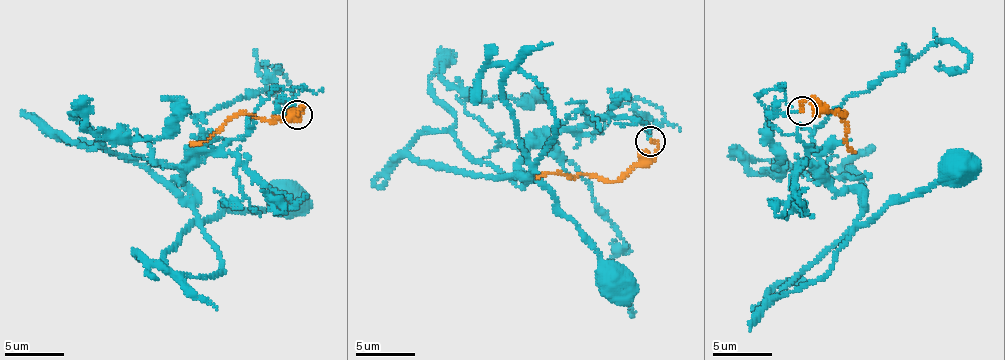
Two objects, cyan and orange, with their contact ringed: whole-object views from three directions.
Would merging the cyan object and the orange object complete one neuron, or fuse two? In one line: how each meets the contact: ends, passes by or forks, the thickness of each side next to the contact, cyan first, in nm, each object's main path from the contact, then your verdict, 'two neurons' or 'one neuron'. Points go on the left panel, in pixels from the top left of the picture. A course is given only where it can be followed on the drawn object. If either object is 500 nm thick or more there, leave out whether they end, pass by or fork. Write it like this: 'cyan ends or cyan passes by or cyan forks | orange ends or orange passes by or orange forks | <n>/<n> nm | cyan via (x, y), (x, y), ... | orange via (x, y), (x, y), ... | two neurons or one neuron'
cyan ends | orange ends | 130/120 nm | cyan via (297, 115), (289, 105), (306, 88), (277, 86), (241, 139), (203, 151), (180, 182), (57, 136), (186, 174) | orange via (298, 115), (304, 107), (302, 105), (286, 117), (267, 120), (249, 114), (231, 117), (204, 141), (190, 145) | one neuron

